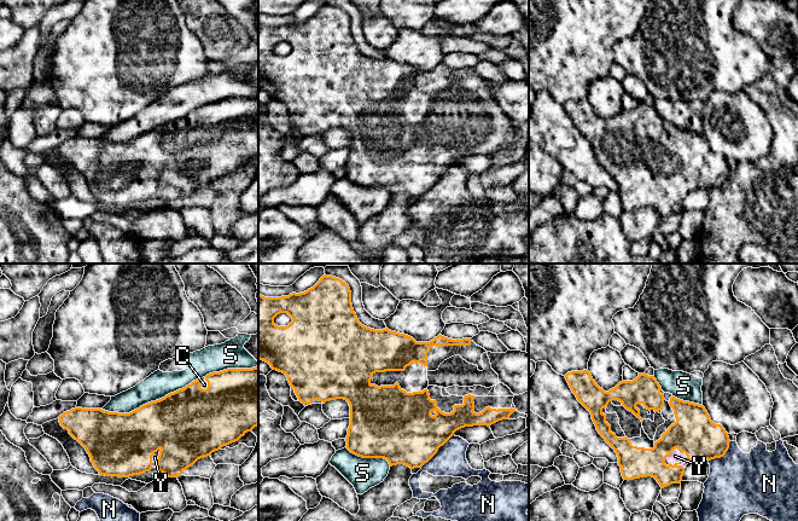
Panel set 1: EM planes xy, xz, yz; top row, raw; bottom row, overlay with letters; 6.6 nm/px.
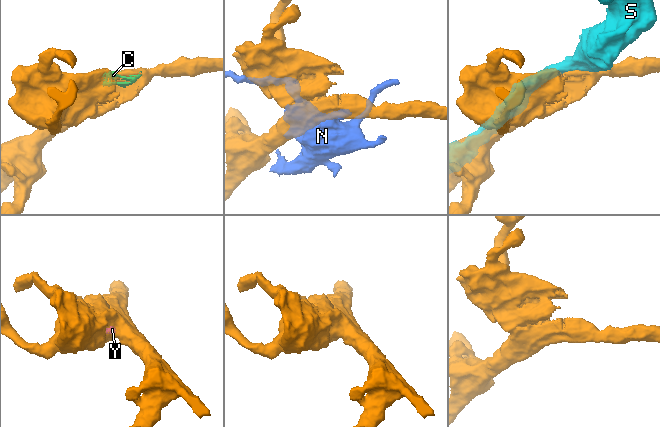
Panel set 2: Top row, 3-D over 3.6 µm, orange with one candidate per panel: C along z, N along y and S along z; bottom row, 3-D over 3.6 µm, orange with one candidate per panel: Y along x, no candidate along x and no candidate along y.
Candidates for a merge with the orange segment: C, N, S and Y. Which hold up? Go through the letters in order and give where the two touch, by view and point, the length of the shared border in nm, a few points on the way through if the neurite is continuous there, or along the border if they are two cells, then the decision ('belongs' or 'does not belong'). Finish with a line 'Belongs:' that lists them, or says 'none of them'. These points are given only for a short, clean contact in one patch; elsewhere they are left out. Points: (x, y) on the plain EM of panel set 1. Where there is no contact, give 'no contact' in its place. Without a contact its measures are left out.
C: xy (208, 114) | 90 nm | belongs
N: xz (437, 179) | 320 nm | does not belong
S: xy (153, 131) | 700 nm | does not belong
Y: yz (679, 179) | 170 nm | belongs
Belongs: C, Y

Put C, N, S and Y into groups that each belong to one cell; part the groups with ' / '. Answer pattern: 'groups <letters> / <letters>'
groups C Y / N / S

